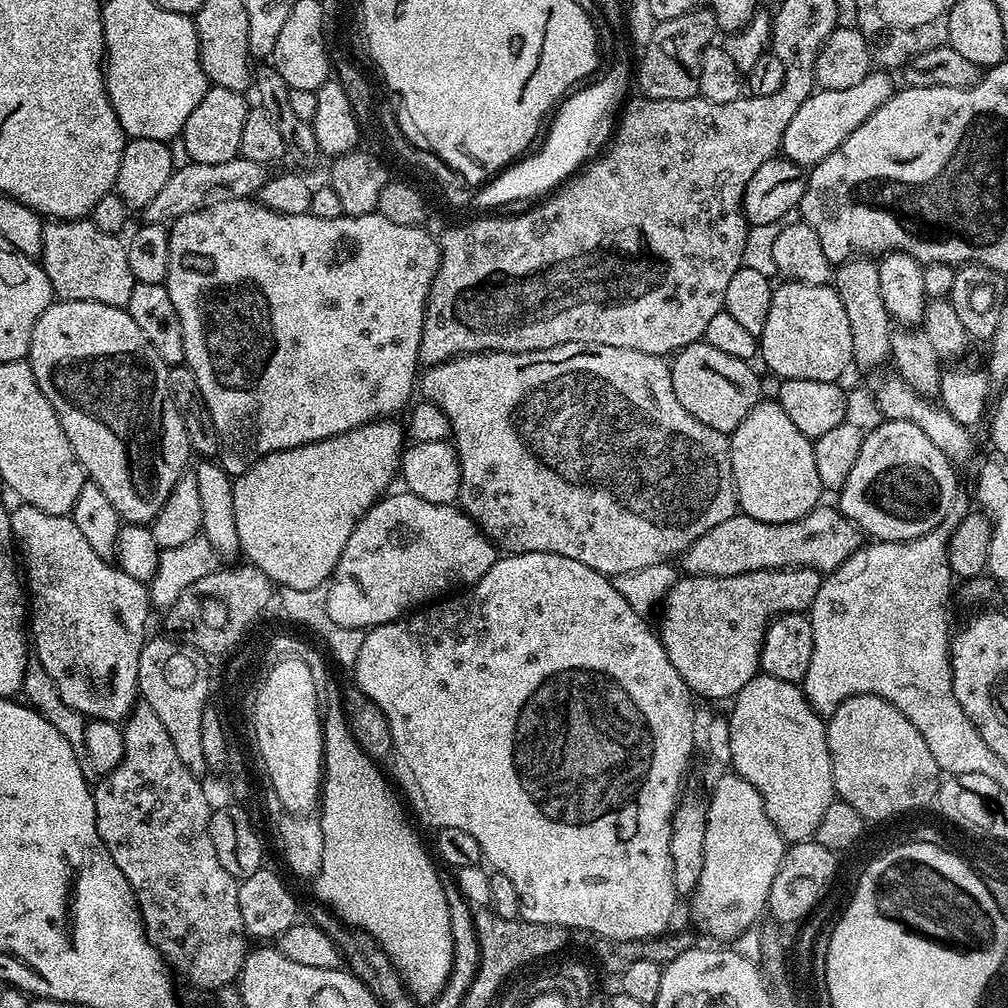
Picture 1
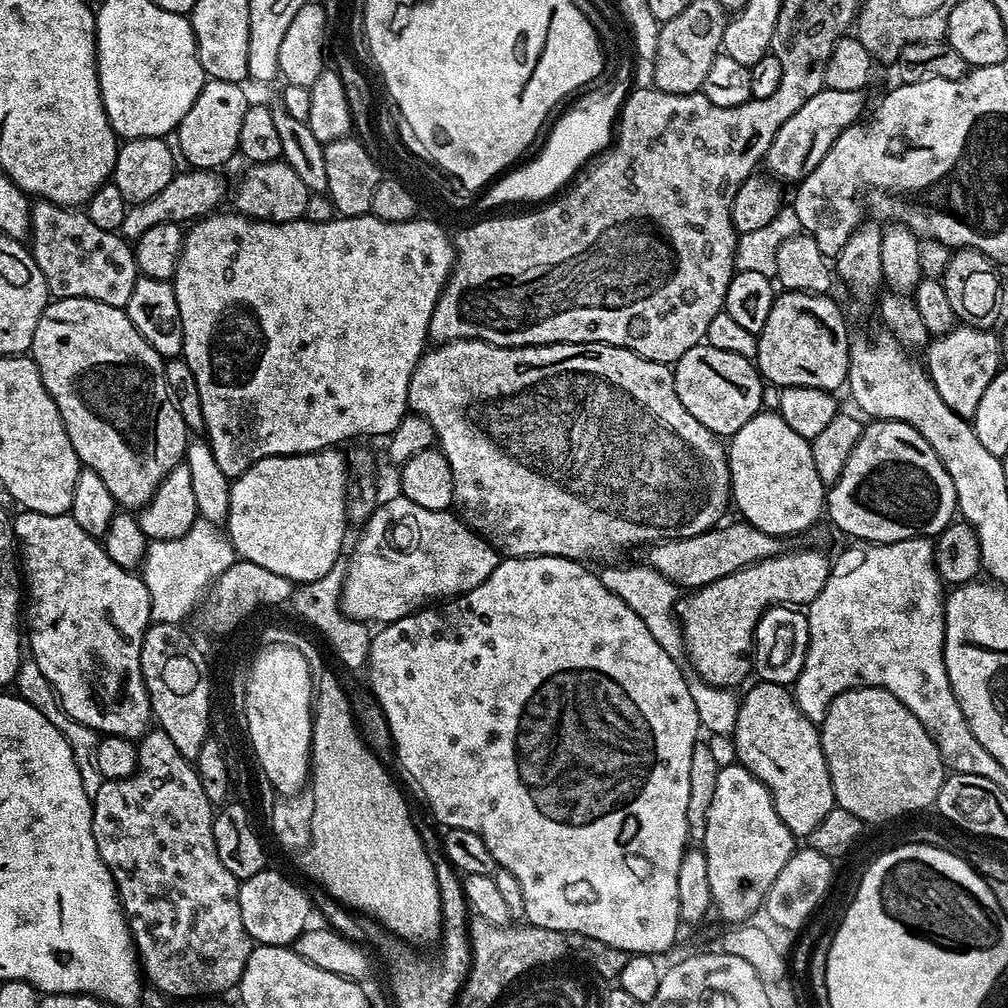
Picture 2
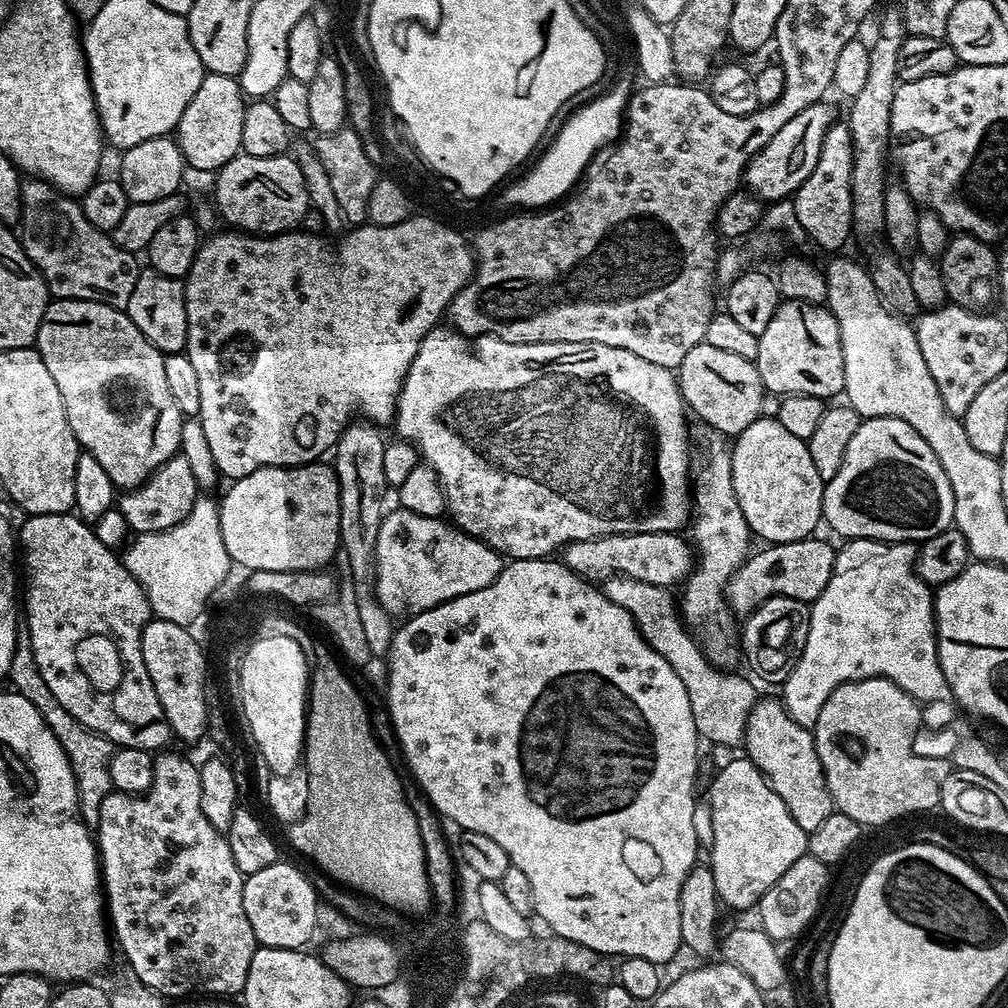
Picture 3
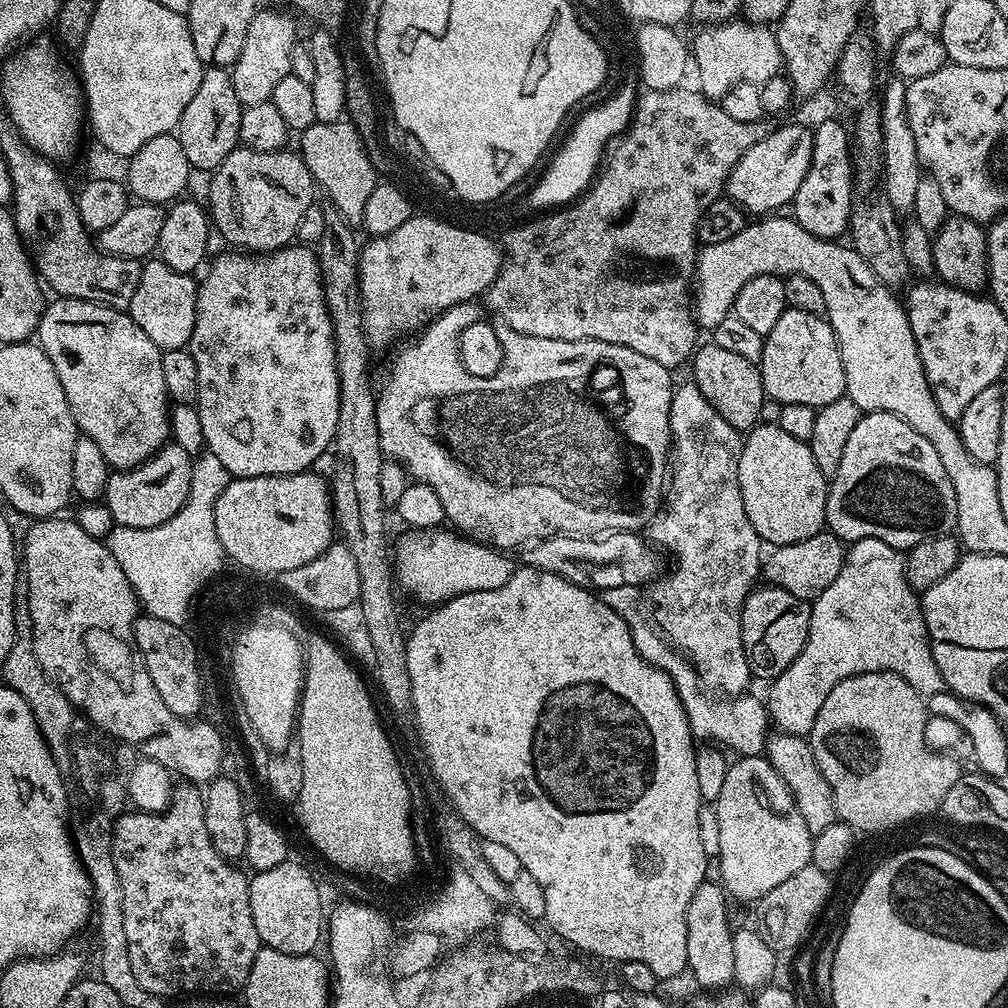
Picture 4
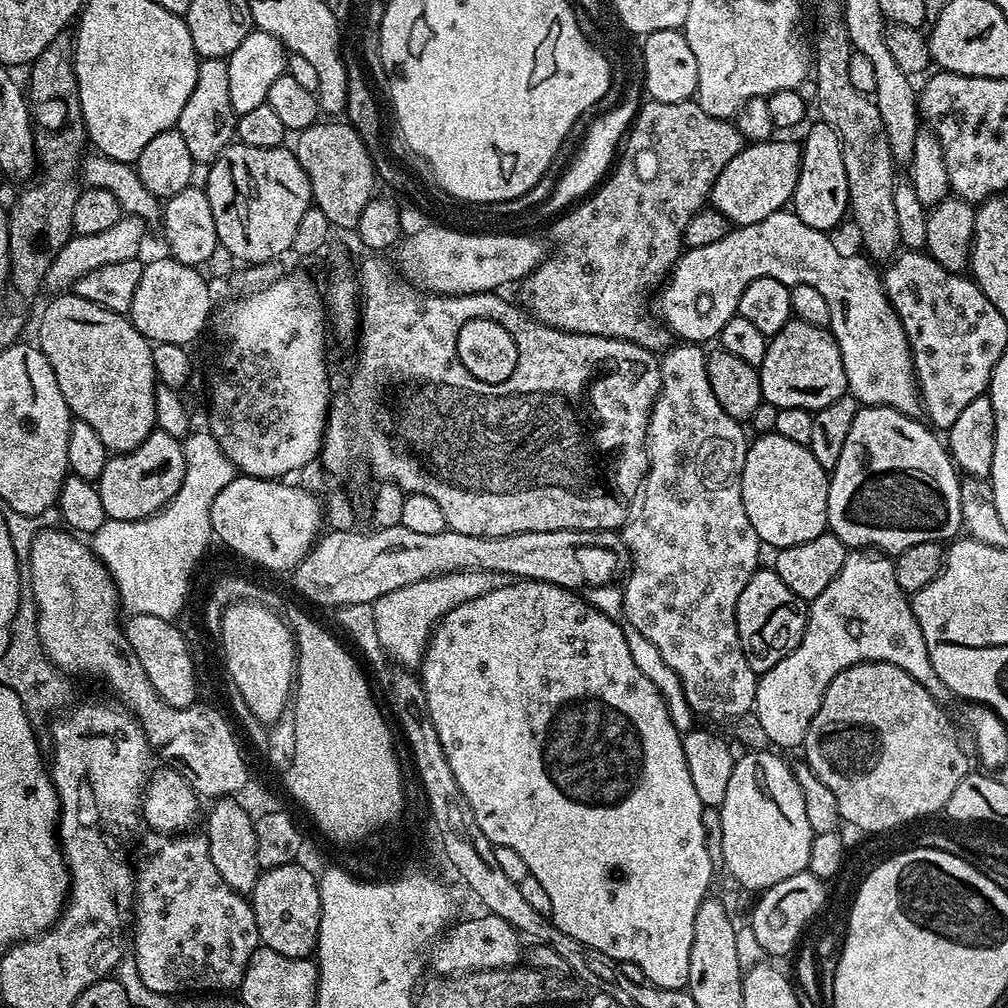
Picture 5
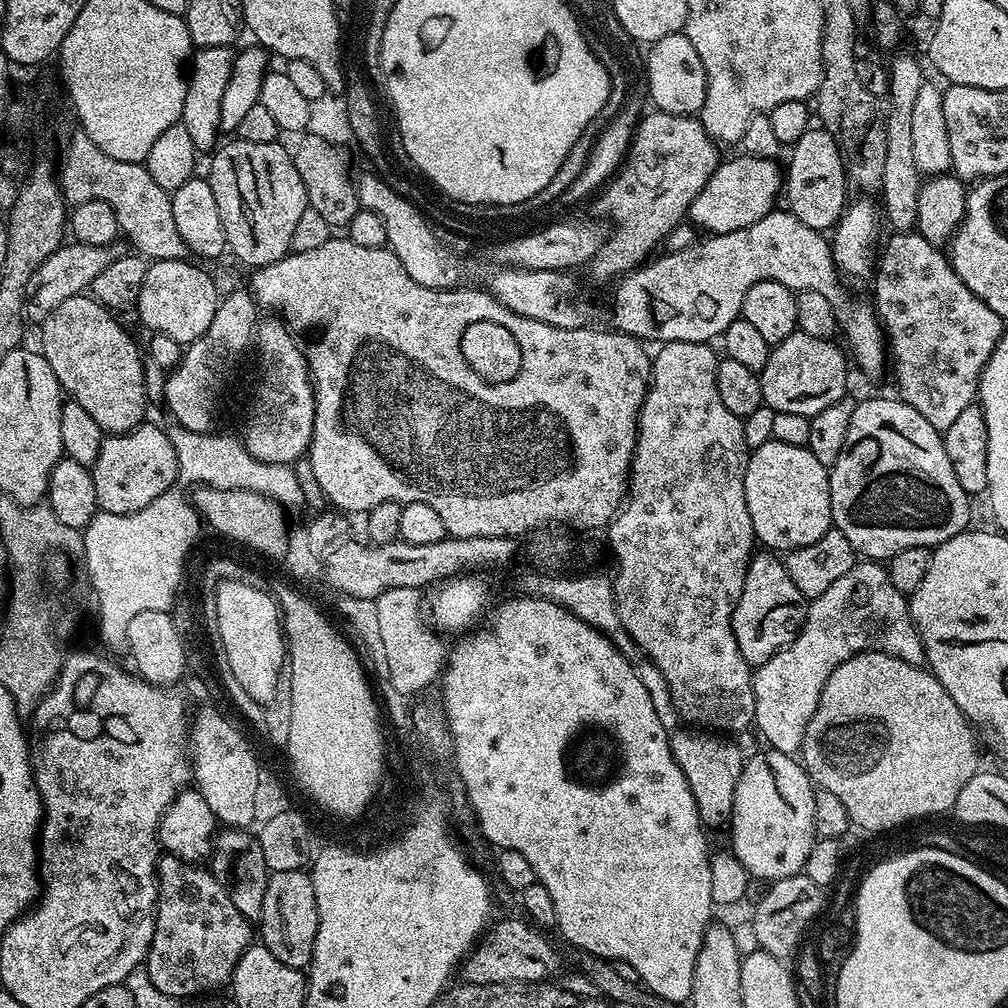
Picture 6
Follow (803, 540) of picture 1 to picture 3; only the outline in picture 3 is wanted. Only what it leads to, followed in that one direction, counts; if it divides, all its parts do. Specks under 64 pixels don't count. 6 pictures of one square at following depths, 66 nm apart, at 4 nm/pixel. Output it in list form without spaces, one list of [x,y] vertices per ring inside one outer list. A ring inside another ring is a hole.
[[[619,532],[613,536],[596,536],[593,540],[579,540],[566,544],[562,549],[562,562],[586,580],[603,582],[610,576],[638,578],[640,582],[650,582],[659,588],[671,589],[672,584],[683,585],[694,567],[694,548],[683,535],[674,532]]]

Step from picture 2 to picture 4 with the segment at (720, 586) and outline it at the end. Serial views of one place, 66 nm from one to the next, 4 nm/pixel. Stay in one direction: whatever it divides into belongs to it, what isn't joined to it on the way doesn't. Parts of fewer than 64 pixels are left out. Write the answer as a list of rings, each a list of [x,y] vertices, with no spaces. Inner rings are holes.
[[[821,530],[802,542],[793,544],[781,544],[773,547],[772,552],[767,553],[762,564],[762,576],[768,580],[767,583],[773,588],[781,588],[794,598],[799,600],[813,601],[820,597],[822,590],[838,578],[838,574],[844,565],[844,554],[846,551],[845,541],[836,537],[831,530]]]

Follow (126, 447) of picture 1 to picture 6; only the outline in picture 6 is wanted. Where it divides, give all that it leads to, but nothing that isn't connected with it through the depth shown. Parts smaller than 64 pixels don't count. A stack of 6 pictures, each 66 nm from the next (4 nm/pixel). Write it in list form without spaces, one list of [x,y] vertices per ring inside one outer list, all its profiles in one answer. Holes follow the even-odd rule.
[[[81,294],[74,298],[66,298],[62,306],[43,317],[40,328],[39,351],[43,352],[46,362],[50,362],[50,370],[58,378],[61,389],[82,406],[98,422],[98,426],[106,434],[119,434],[132,432],[135,428],[145,423],[144,406],[144,374],[142,350],[132,341],[132,336],[119,324],[117,317],[104,305],[93,300],[91,295]]]

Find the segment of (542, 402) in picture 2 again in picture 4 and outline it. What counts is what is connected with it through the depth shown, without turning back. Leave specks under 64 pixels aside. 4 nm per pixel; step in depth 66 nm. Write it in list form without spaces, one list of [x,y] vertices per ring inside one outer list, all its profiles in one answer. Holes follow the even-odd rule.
[[[469,302],[446,310],[442,315],[435,317],[415,337],[416,344],[402,349],[393,358],[384,381],[378,384],[378,391],[375,393],[378,438],[385,457],[404,465],[413,481],[428,484],[434,490],[434,494],[438,494],[438,502],[442,502],[444,519],[457,533],[467,536],[469,540],[481,541],[497,550],[516,547],[519,549],[537,540],[545,540],[547,536],[590,536],[606,532],[634,532],[647,529],[653,516],[662,507],[662,493],[666,488],[666,465],[670,460],[672,442],[670,406],[674,391],[673,373],[670,369],[654,362],[654,358],[646,358],[646,354],[638,354],[638,350],[630,350],[614,342],[534,338],[516,332],[513,328],[505,327],[503,332],[510,336],[514,334],[514,338],[518,340],[520,352],[516,350],[516,360],[498,360],[498,366],[490,374],[472,372],[472,378],[470,378],[470,368],[466,364],[466,358],[460,346],[462,346],[462,330],[473,330],[481,323],[479,320],[484,312],[478,305],[479,303]],[[450,360],[464,360],[456,364],[458,378],[464,376],[460,380],[464,380],[466,384],[466,386],[460,386],[462,392],[458,394],[450,392]],[[476,392],[488,394],[486,398],[490,398],[490,404],[478,404]]]

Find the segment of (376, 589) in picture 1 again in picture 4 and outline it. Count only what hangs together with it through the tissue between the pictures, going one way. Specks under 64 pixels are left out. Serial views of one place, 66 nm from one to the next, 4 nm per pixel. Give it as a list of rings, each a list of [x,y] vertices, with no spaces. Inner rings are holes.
[[[408,530],[396,546],[394,554],[394,580],[400,584],[416,600],[421,600],[427,606],[435,606],[450,600],[454,596],[461,596],[467,592],[478,590],[494,590],[507,582],[513,574],[514,564],[507,560],[503,551],[497,550],[481,541],[469,540],[463,534],[447,530]]]

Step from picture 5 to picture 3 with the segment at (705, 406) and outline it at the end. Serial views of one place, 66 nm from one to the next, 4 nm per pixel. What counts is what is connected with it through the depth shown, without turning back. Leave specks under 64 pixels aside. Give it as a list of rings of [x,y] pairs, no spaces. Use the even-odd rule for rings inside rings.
[[[712,438],[704,444],[704,465],[700,468],[700,493],[695,493],[694,515],[690,520],[692,528],[691,543],[694,545],[694,567],[688,579],[682,585],[684,593],[678,596],[678,611],[687,627],[694,630],[698,637],[698,643],[709,663],[720,670],[732,670],[742,656],[742,648],[739,643],[733,643],[734,613],[726,603],[728,584],[732,575],[739,570],[750,555],[754,537],[750,526],[746,522],[746,514],[742,514],[742,506],[738,506],[738,498],[734,494],[734,482],[732,481],[732,449],[723,439]]]

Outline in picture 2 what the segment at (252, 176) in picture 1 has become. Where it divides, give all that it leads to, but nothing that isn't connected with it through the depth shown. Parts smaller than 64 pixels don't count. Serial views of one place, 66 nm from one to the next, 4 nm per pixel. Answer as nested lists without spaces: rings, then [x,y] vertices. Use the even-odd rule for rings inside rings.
[[[216,170],[177,171],[172,181],[159,194],[154,194],[154,198],[146,198],[146,202],[138,202],[129,207],[120,227],[124,239],[135,242],[142,239],[146,230],[151,230],[153,226],[163,224],[184,226],[197,218],[215,213],[223,205],[220,203],[223,202],[224,195],[227,192],[229,195],[230,192],[230,184],[227,184],[220,175],[221,173]]]

